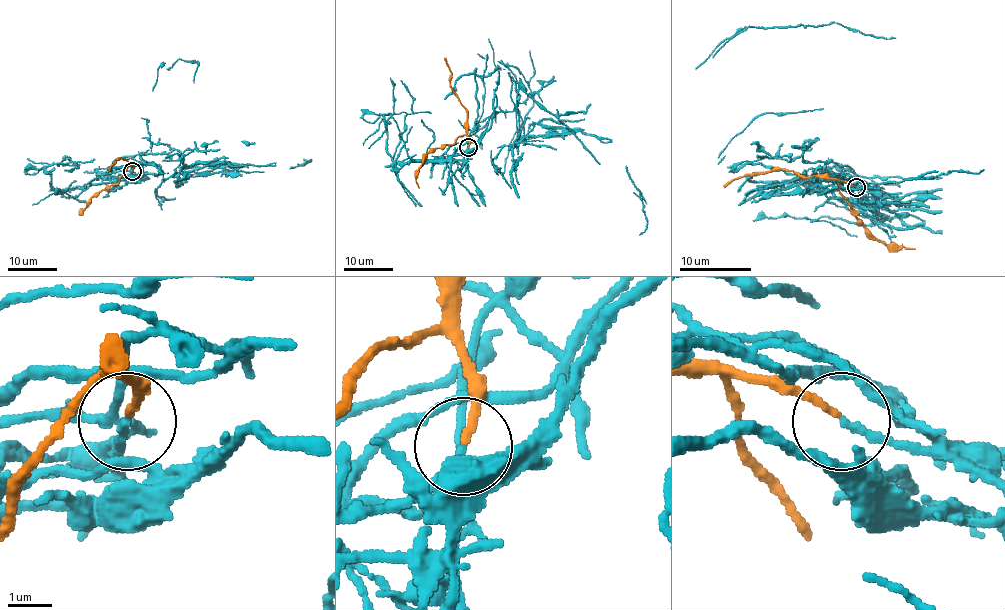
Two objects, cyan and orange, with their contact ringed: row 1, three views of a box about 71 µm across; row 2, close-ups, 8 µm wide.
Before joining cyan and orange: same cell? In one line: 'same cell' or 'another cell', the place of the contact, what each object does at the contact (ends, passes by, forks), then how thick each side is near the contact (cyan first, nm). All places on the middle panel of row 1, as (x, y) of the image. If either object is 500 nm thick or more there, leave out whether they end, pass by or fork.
another cell | (468, 147) | cyan passes by | orange ends | 120/150 nm

